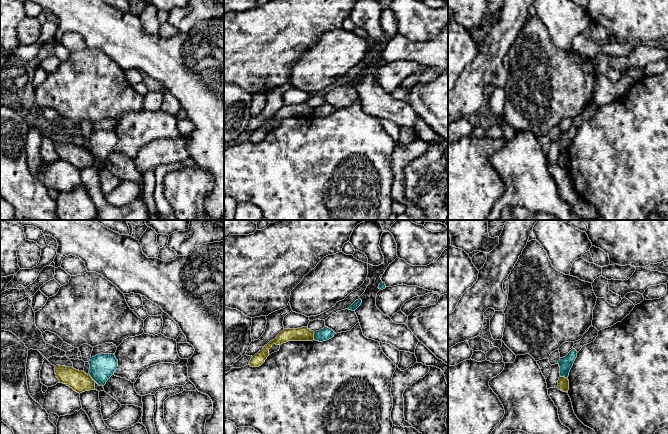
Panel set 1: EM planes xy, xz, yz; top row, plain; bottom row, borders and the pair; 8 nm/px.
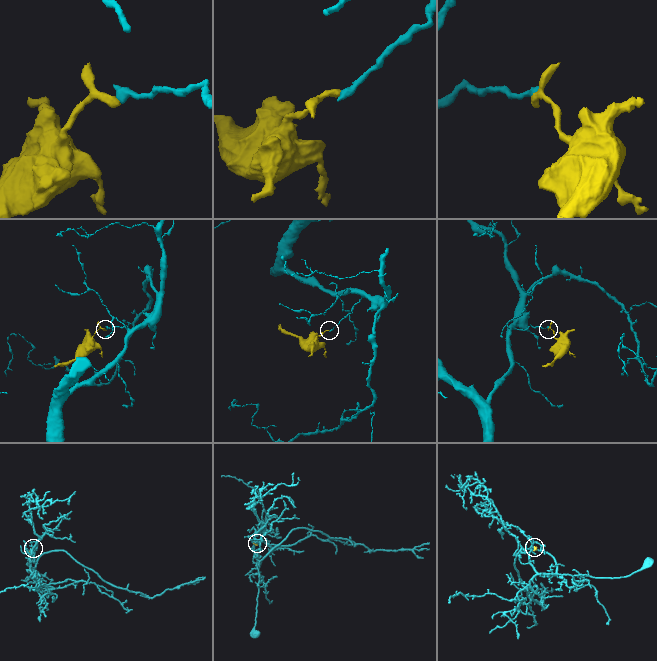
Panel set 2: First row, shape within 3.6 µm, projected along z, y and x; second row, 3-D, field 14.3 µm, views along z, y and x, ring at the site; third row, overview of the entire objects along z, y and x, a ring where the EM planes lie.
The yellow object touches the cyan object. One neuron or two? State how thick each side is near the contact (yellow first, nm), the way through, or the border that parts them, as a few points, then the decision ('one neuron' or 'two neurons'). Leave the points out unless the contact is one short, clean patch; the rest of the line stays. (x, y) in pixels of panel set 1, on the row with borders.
170 nm thick on the yellow side, 200 nm on the other; border along xy (89, 374), (96, 382); two neurons

